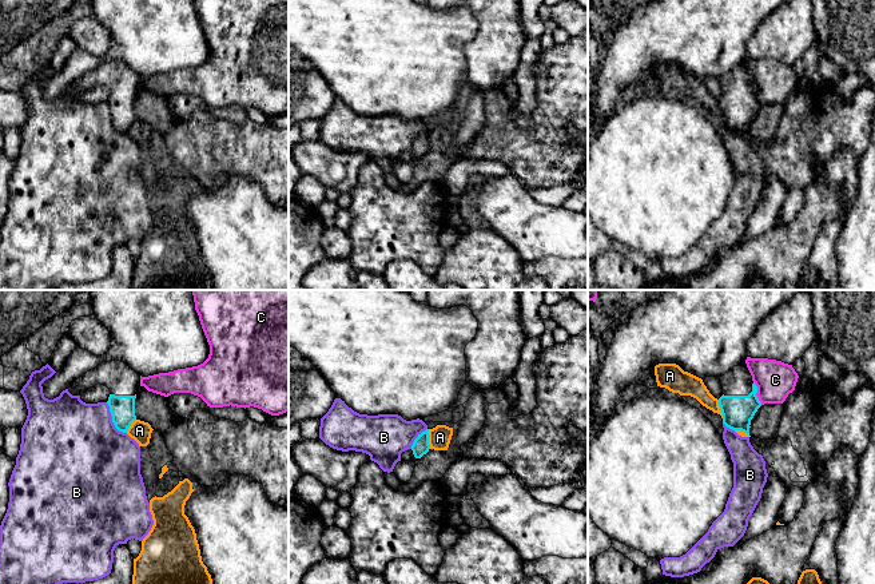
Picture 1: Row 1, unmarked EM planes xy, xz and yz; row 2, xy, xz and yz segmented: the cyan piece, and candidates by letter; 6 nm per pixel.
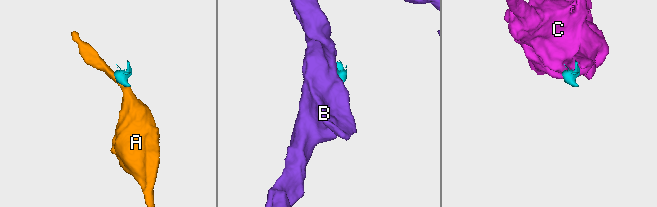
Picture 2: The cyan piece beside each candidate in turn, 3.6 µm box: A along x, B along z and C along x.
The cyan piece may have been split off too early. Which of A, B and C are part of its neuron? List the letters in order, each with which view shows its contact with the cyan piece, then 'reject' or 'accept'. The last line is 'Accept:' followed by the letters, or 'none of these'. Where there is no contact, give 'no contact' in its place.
A: xz | reject
B: xy | reject
C: yz | reject
Accept: none of these

